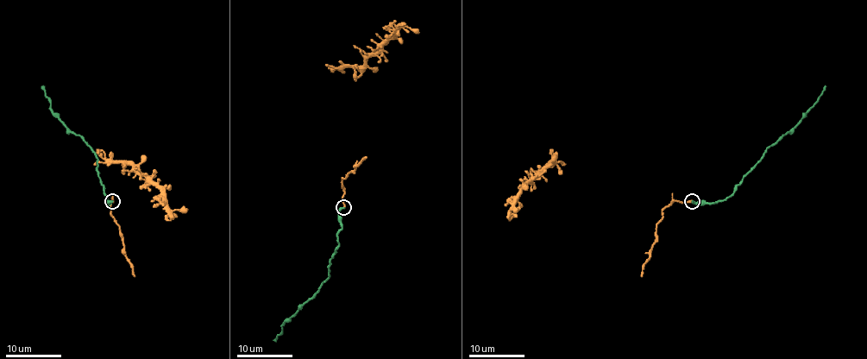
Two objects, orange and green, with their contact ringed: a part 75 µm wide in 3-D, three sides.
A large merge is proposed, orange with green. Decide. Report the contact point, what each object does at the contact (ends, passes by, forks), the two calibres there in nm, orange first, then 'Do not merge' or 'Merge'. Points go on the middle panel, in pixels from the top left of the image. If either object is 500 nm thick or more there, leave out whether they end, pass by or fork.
Place: (343, 207). At the ring orange ends. At the ring green ends. Thickness 180 nm (orange) against 300 nm. Merge

